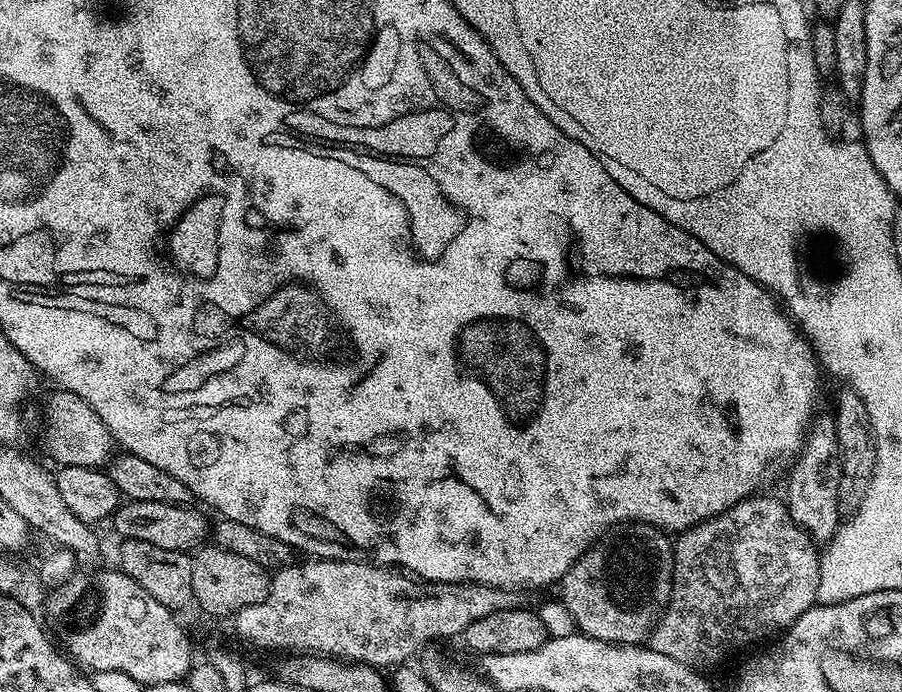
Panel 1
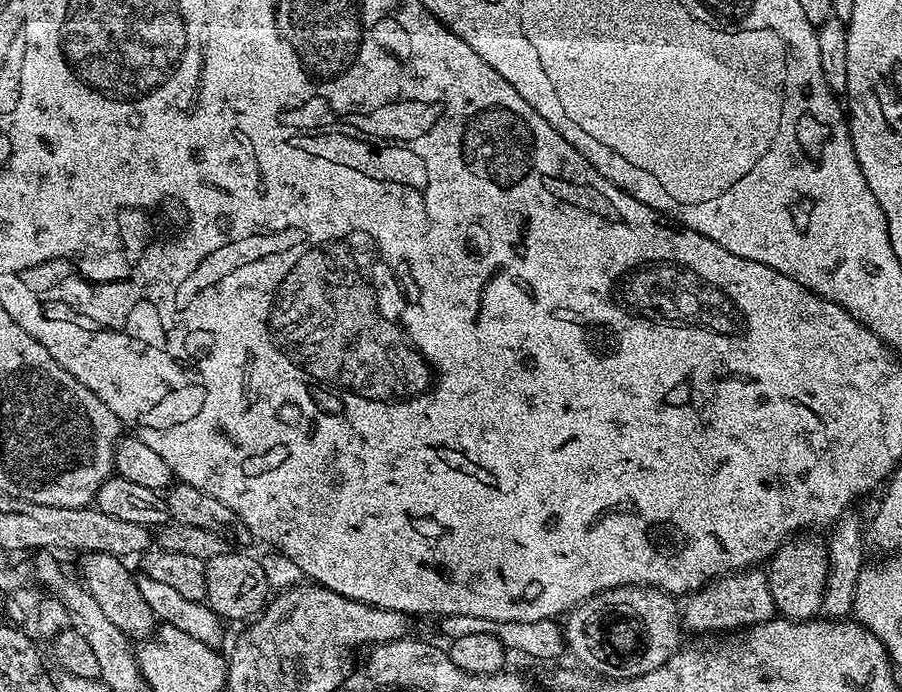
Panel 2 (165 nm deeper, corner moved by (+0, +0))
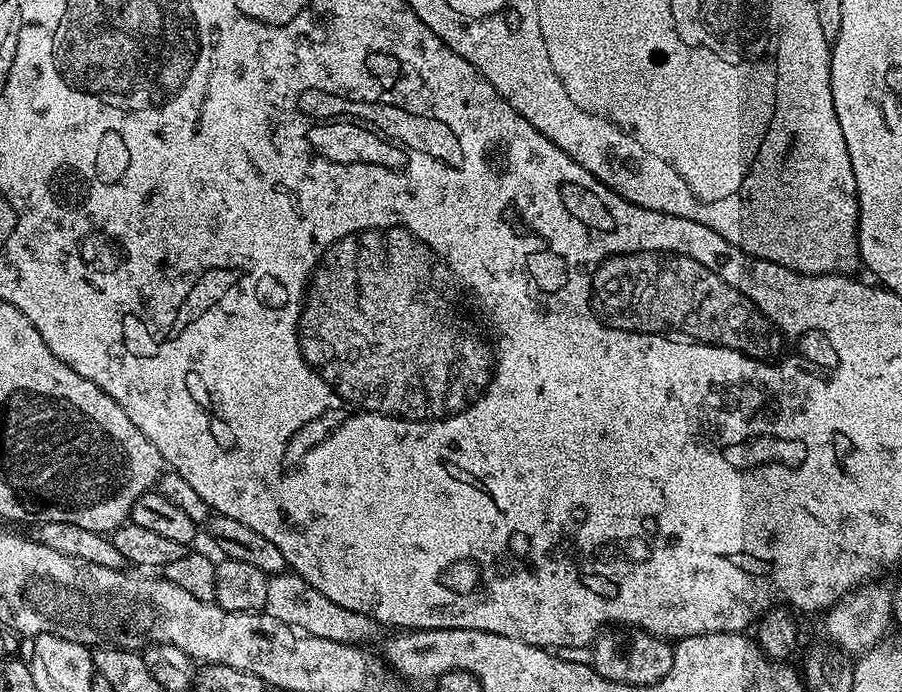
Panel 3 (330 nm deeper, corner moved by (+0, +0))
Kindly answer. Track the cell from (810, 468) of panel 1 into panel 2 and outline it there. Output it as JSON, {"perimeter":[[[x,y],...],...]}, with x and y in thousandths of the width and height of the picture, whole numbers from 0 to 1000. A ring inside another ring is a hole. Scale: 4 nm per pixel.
{"perimeter":[[[875,777],[849,815],[854,858],[860,871],[860,883],[871,896],[898,896],[910,889],[909,877],[918,828],[918,795],[905,780]]]}

